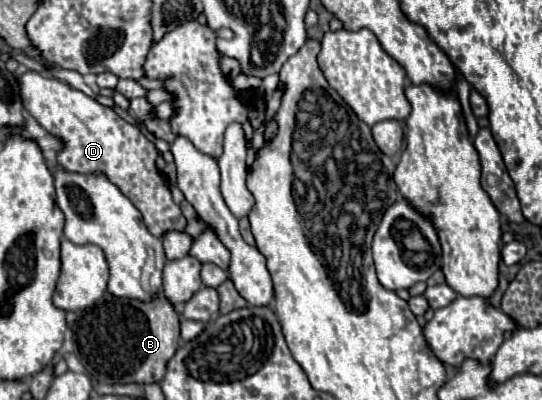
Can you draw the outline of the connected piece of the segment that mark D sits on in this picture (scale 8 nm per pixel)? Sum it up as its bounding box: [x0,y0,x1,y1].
[18,71,186,239]

